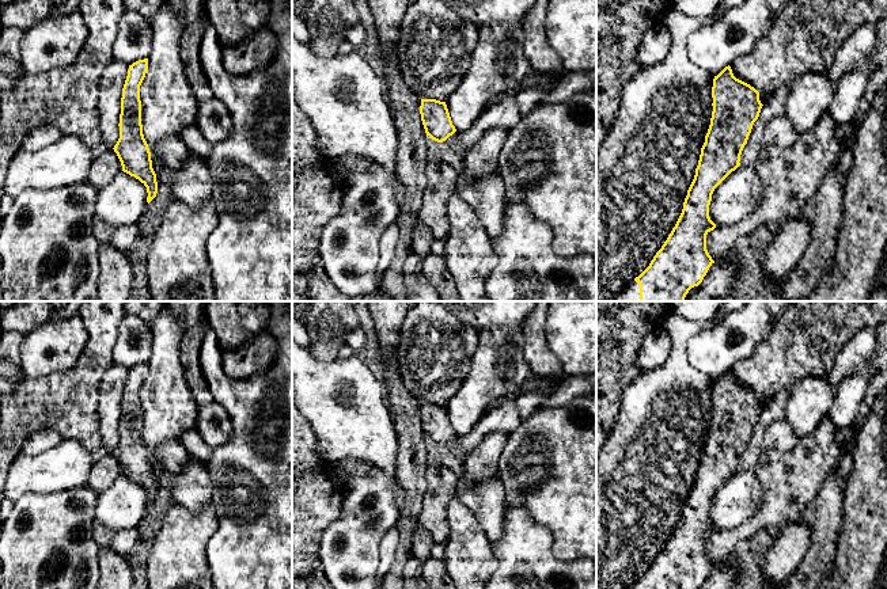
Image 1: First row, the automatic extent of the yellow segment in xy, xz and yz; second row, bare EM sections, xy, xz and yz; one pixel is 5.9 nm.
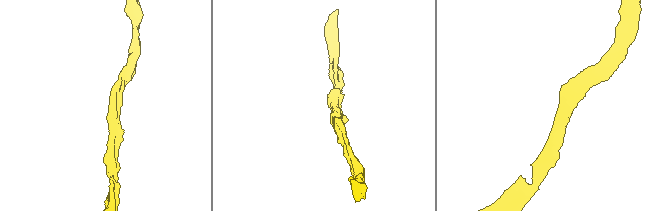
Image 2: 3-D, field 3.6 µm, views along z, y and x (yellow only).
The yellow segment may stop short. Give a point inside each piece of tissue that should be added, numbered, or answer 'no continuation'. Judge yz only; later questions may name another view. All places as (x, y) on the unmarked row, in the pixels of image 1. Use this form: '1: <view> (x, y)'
no continuation

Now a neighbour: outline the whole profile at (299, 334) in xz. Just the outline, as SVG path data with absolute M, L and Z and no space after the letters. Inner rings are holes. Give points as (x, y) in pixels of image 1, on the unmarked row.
M292 315L292 339L300 345L300 346L304 346L304 347L310 347L310 335L306 330L306 326L302 320L299 320L297 318L295 318Z

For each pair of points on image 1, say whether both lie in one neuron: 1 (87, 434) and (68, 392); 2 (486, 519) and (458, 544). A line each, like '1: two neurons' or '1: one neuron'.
1: one neuron
2: two neurons

